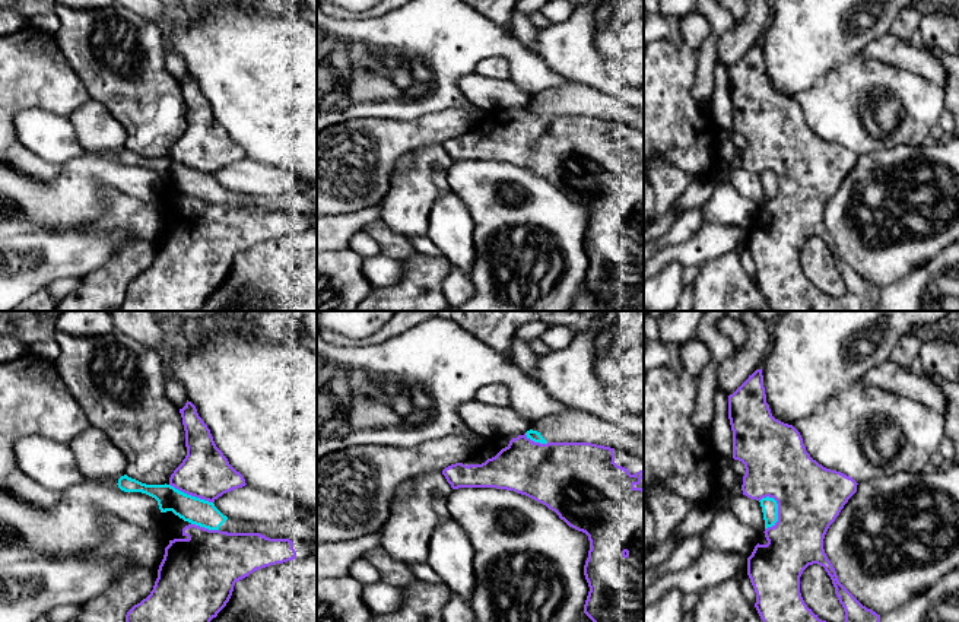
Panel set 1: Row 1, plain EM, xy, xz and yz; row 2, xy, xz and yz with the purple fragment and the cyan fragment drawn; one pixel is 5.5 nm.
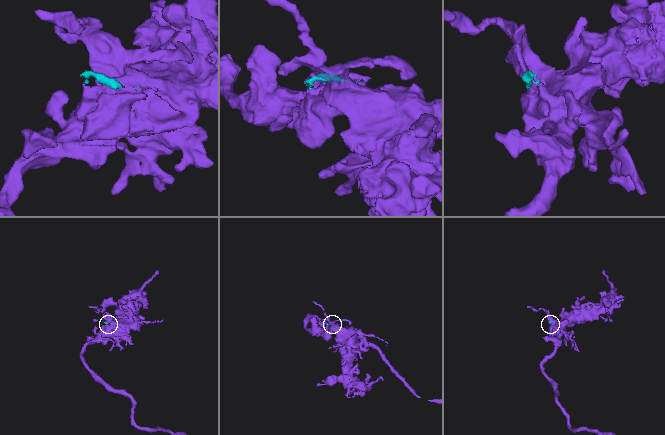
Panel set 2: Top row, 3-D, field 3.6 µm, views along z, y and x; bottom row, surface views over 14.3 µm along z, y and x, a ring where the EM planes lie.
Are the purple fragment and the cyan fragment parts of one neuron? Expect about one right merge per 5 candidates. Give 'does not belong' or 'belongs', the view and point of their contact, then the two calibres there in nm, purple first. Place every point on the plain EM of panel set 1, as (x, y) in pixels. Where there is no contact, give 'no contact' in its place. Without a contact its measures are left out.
does not belong; contact yz (778, 186); calibres 360 and 90 nm

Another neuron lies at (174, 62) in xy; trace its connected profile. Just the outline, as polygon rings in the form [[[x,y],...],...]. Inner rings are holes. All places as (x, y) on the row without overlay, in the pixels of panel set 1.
[[[166,48],[166,66],[178,82],[185,79],[187,70],[181,57],[169,48]]]

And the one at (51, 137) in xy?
[[[29,108],[13,124],[18,140],[45,162],[61,165],[85,152],[69,117]]]

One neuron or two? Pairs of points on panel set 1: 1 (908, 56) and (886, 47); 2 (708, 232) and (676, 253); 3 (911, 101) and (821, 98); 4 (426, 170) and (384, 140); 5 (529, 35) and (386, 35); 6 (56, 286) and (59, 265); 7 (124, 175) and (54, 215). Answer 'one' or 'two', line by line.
1: one
2: one
3: one
4: two
5: two
6: two
7: one

